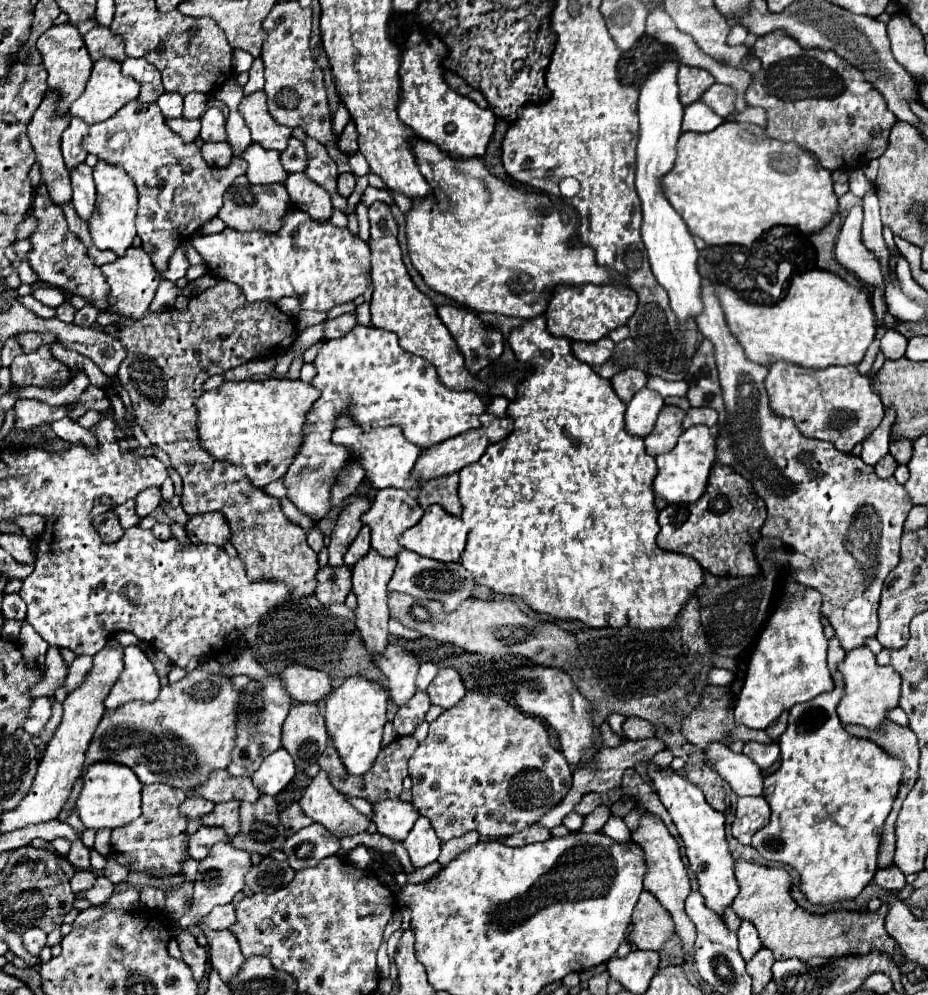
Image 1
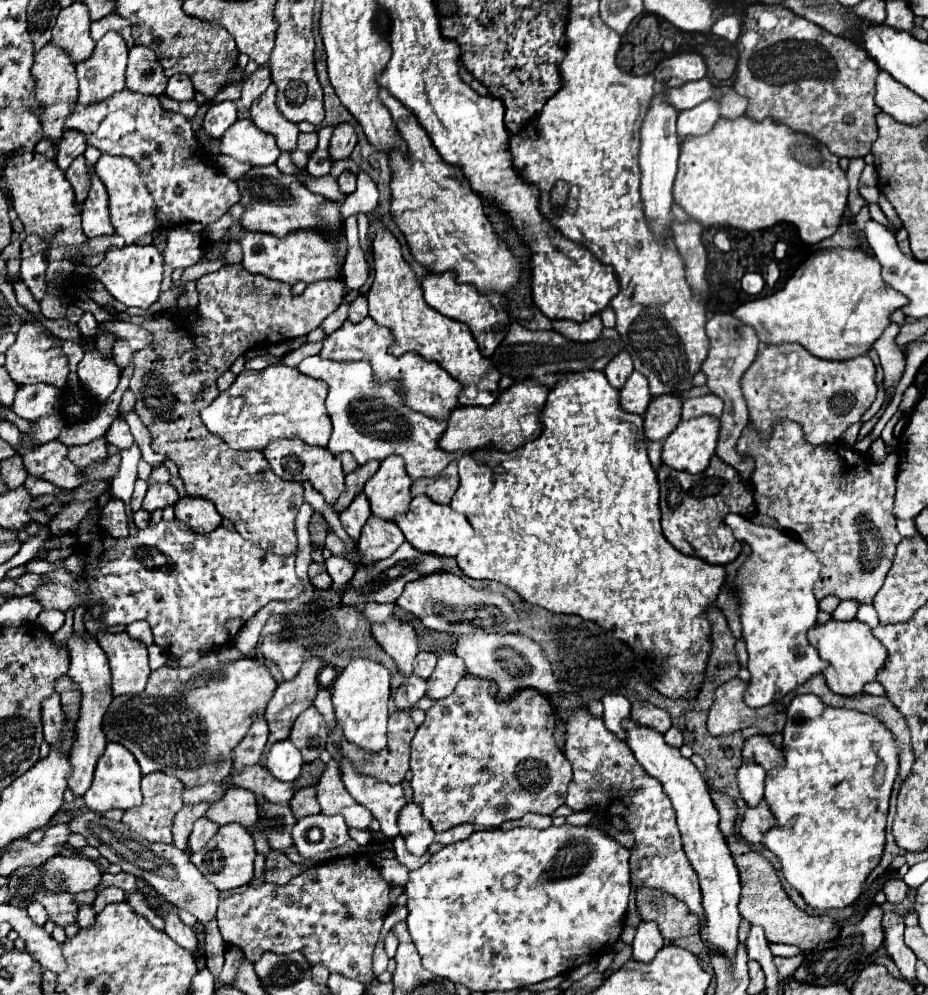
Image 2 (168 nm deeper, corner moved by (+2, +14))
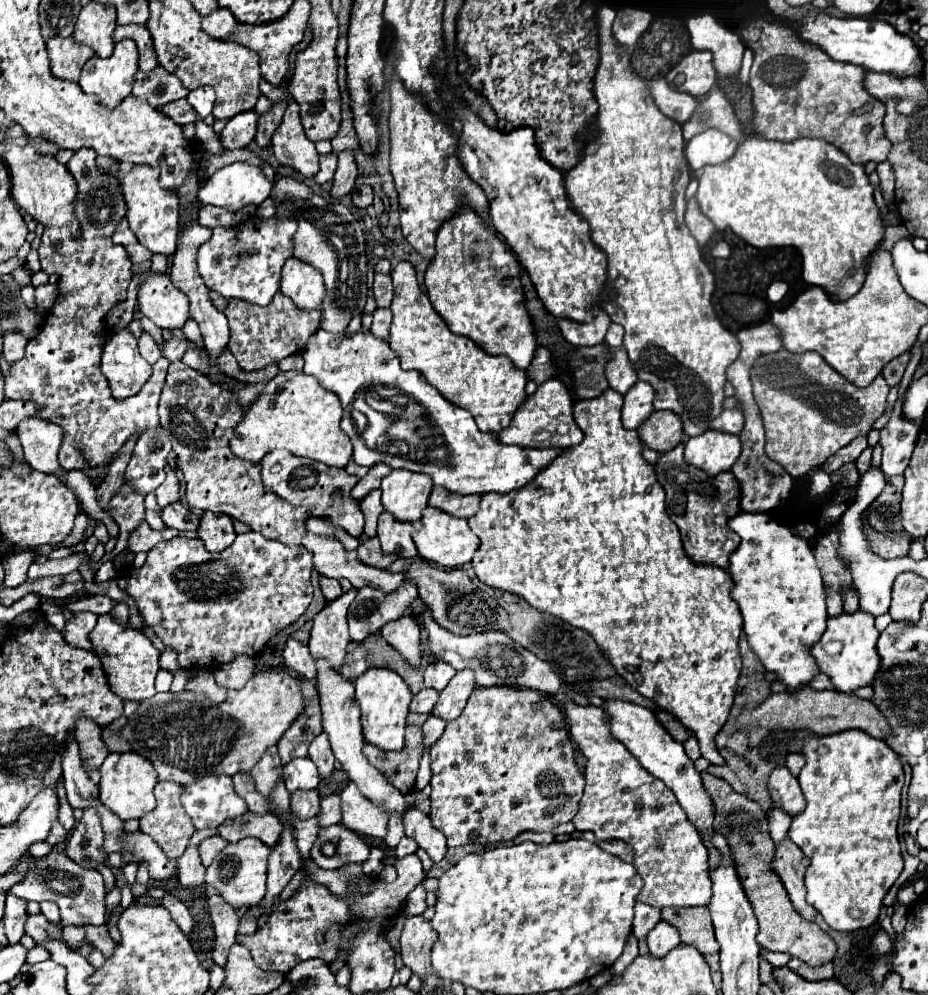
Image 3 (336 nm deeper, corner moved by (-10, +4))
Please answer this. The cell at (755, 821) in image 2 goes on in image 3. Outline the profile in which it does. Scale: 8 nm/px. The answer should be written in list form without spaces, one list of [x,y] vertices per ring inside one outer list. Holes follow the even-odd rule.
[[[784,838],[780,844],[776,844],[776,854],[772,860],[772,868],[782,880],[794,908],[808,920],[814,920],[816,910],[806,902],[806,892],[804,892],[804,854],[800,848],[790,840]]]

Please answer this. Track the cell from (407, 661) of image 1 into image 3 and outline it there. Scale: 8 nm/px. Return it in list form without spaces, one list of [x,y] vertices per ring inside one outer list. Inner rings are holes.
[[[404,614],[402,618],[388,622],[380,634],[384,640],[402,654],[402,658],[410,666],[420,666],[422,664],[422,638],[420,638],[420,626],[418,622],[410,616]]]

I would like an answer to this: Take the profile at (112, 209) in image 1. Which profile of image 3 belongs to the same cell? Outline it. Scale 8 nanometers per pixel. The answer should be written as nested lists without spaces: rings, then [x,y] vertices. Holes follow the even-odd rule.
[[[134,166],[130,172],[120,176],[120,188],[124,192],[126,202],[126,218],[130,222],[132,232],[140,240],[142,246],[146,246],[150,252],[158,254],[172,254],[176,252],[176,240],[178,240],[178,196],[172,190],[164,190],[158,184],[158,170],[148,166]]]

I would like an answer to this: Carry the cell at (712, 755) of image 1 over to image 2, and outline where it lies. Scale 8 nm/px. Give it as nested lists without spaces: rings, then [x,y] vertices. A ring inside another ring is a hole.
[[[744,762],[738,770],[738,786],[740,794],[746,800],[750,808],[758,806],[764,798],[764,780],[766,780],[766,770],[762,766],[756,766],[752,762]]]

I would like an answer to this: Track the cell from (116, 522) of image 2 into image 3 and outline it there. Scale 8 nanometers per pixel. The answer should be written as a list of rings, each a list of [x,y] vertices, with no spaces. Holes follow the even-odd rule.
[[[140,522],[140,526],[130,532],[128,536],[128,550],[132,552],[148,552],[152,550],[158,542],[176,538],[180,532],[172,530],[172,528],[164,528],[164,530],[152,530],[146,522]]]

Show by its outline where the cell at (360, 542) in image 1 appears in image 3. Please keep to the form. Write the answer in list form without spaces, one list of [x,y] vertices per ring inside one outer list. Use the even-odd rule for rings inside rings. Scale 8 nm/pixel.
[[[374,490],[374,492],[370,492],[364,500],[360,500],[360,508],[362,508],[364,518],[366,518],[364,534],[366,534],[368,538],[372,538],[372,536],[376,536],[376,522],[378,522],[378,516],[384,512],[382,502],[380,502],[380,490]]]

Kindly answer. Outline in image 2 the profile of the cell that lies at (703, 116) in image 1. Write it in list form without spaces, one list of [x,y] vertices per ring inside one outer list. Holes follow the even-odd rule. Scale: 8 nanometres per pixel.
[[[704,100],[692,110],[684,110],[678,114],[678,138],[684,142],[692,136],[702,136],[714,128],[720,118],[720,106],[716,100]]]

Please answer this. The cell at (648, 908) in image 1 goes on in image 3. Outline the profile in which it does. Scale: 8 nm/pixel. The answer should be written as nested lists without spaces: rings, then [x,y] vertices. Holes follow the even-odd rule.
[[[662,908],[662,920],[680,932],[682,944],[696,946],[700,954],[718,952],[708,908]]]

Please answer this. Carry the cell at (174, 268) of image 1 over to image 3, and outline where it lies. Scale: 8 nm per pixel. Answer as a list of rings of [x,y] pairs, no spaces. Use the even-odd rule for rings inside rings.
[[[256,216],[236,228],[214,228],[212,238],[198,250],[198,272],[206,286],[220,292],[224,298],[240,298],[266,306],[278,292],[282,264],[292,256],[294,232],[296,220],[260,220]]]

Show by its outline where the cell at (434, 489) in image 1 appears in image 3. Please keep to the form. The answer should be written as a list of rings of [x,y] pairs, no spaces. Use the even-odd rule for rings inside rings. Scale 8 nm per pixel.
[[[436,486],[430,494],[428,506],[436,506],[456,518],[470,518],[478,510],[480,496],[464,496],[464,494],[454,494],[448,492],[446,488]]]

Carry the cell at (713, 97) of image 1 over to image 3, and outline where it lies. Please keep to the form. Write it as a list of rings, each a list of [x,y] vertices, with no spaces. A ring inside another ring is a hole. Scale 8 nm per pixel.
[[[654,78],[648,80],[648,90],[656,102],[656,106],[660,108],[662,114],[666,114],[668,118],[676,120],[678,124],[684,124],[686,120],[690,120],[694,108],[698,108],[700,100],[694,96],[688,96],[684,92],[676,92],[668,86],[666,78]]]

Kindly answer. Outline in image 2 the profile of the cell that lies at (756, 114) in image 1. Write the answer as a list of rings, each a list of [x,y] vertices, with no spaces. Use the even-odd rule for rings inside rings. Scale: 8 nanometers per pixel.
[[[732,88],[726,90],[720,98],[718,98],[718,104],[720,104],[720,116],[722,118],[738,118],[746,112],[746,106],[748,106],[748,100],[740,94],[736,94]]]

